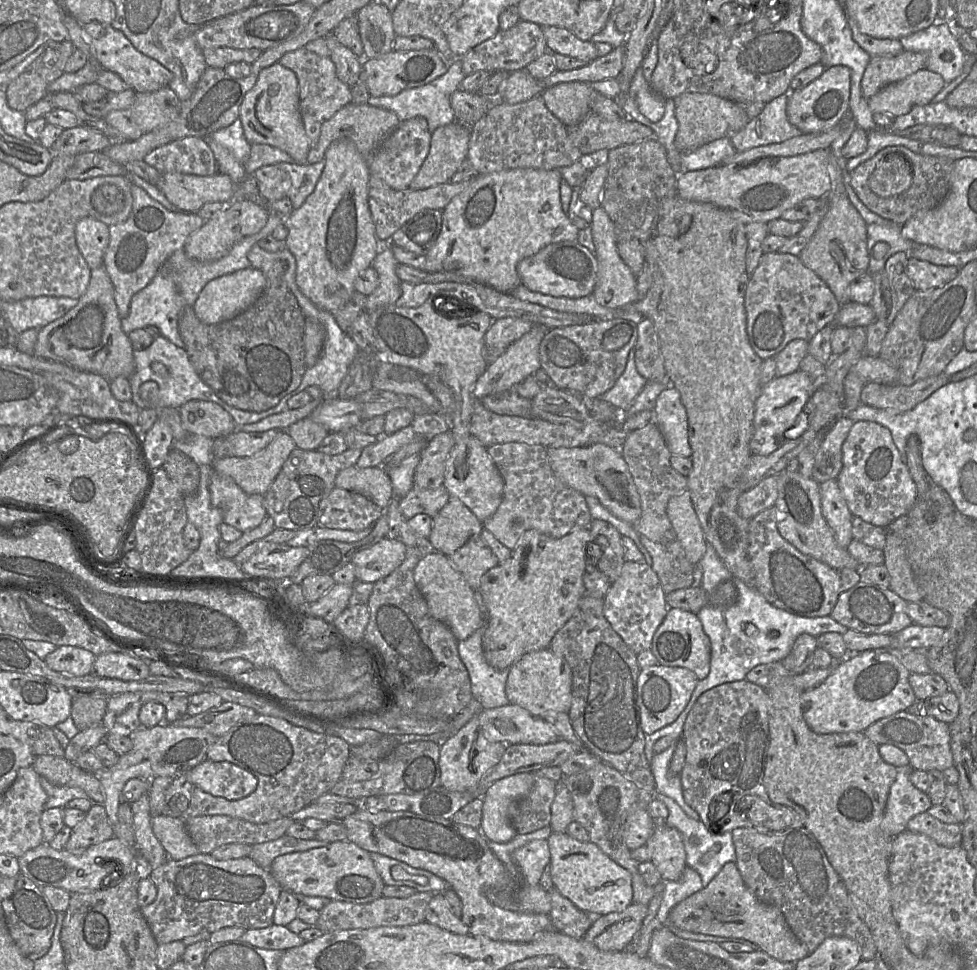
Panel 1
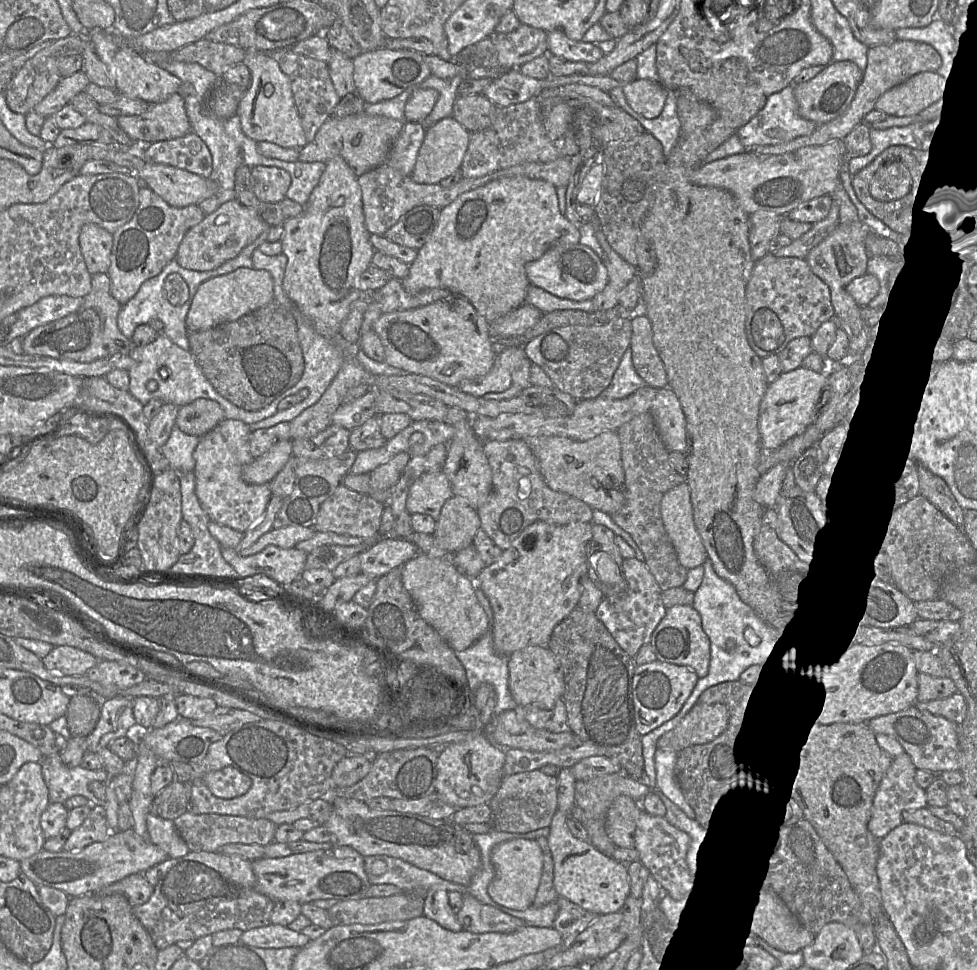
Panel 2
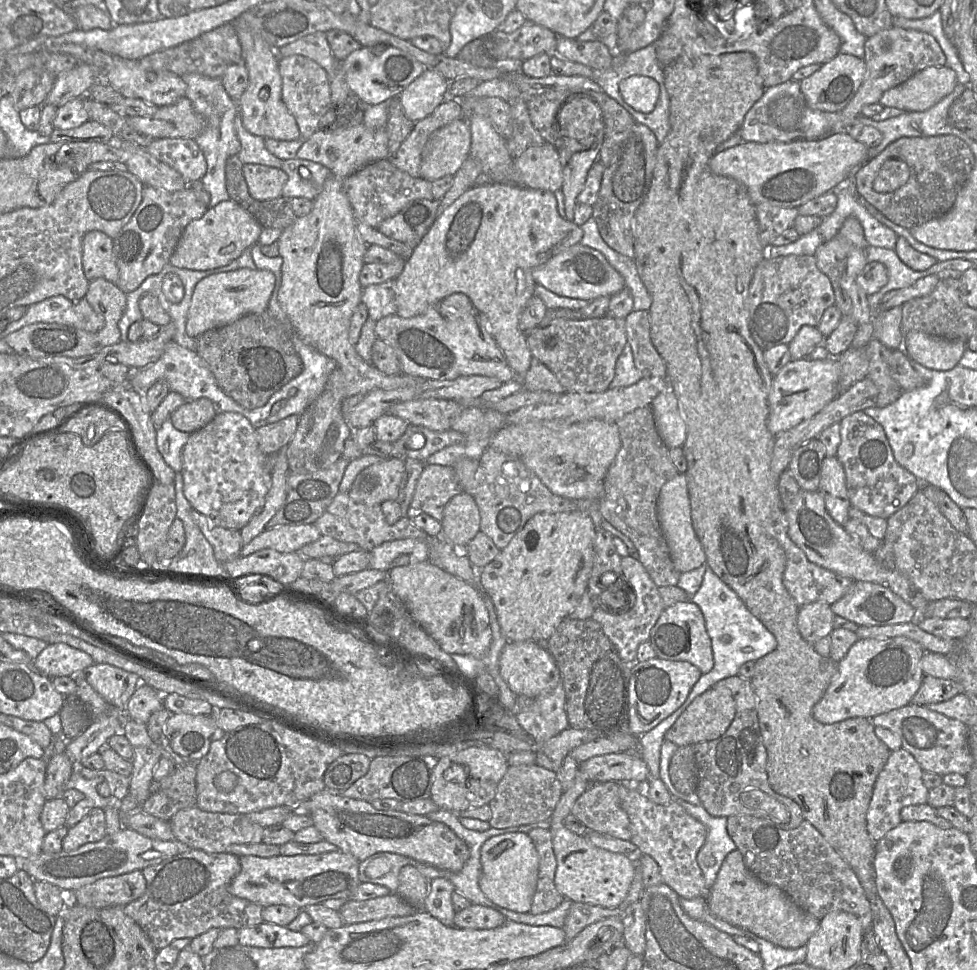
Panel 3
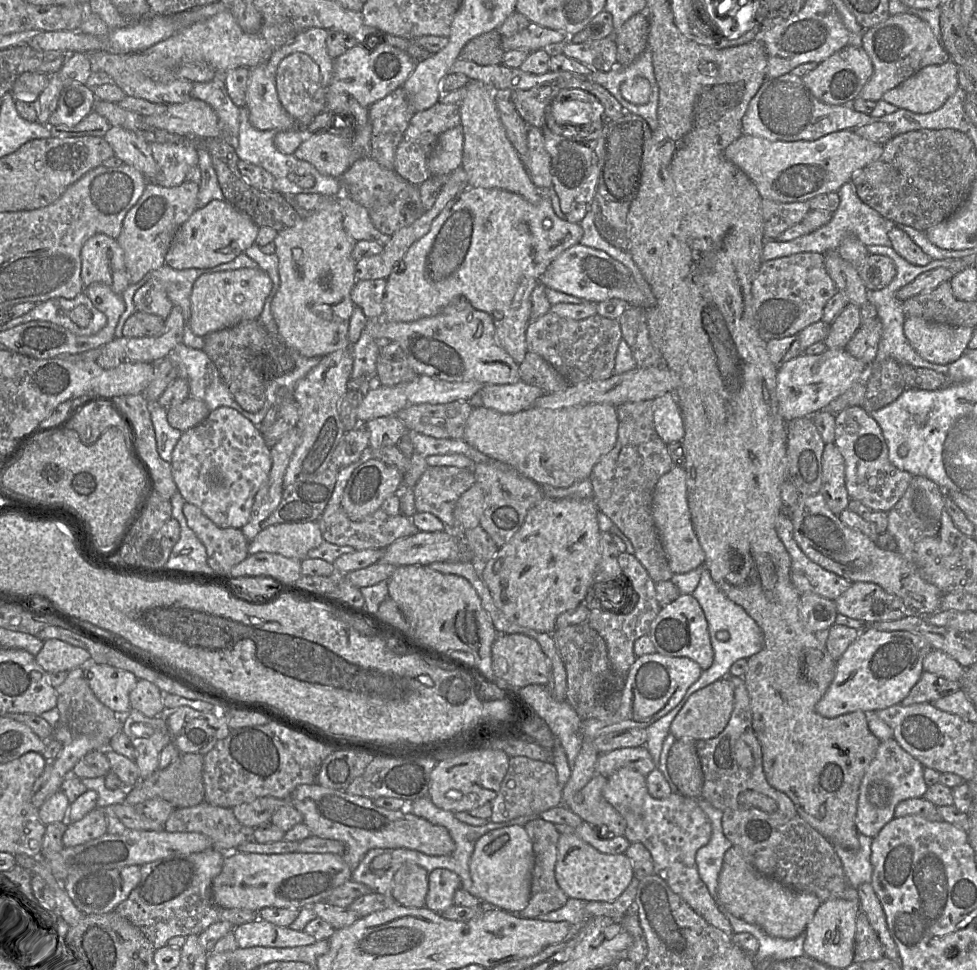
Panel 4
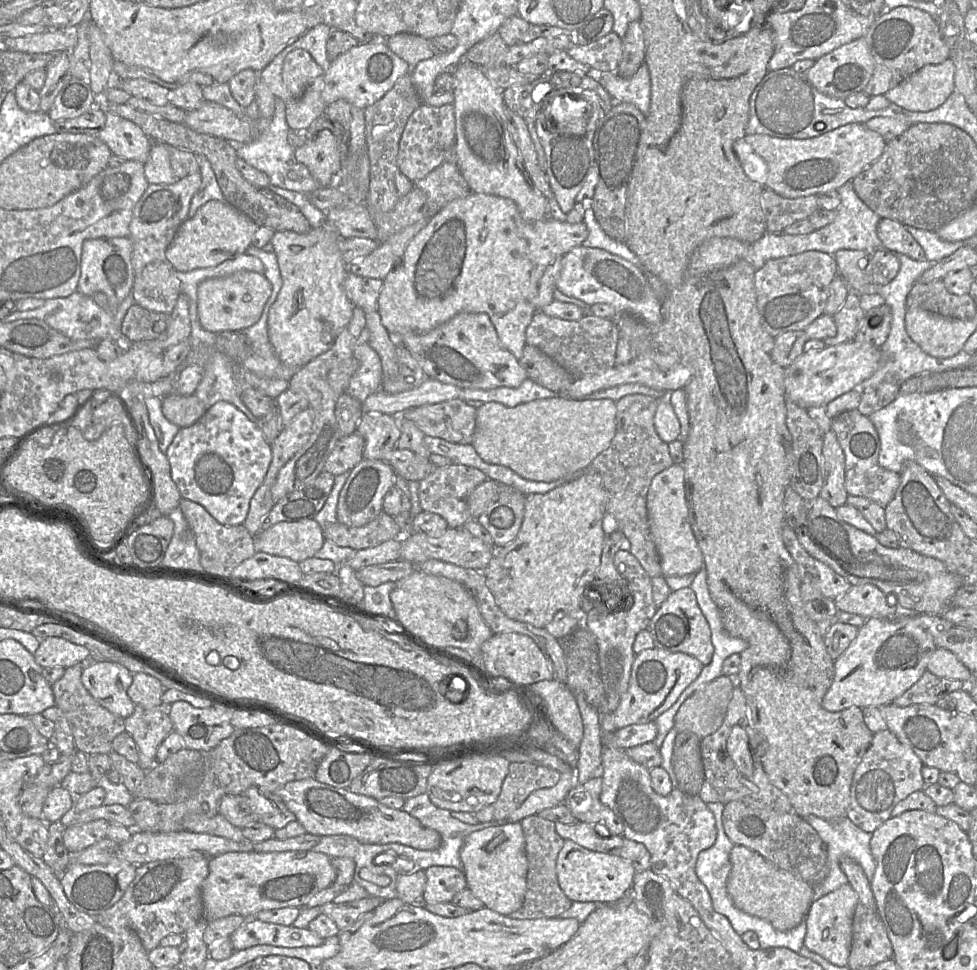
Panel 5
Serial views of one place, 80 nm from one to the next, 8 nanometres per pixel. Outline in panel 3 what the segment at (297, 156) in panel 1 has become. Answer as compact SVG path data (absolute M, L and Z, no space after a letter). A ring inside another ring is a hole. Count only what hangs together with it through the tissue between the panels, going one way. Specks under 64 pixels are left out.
M236 22L235 29L242 49L242 63L249 75L248 86L238 101L243 126L251 134L263 138L283 141L300 139L297 122L282 100L282 79L276 51L259 34L251 31L245 22Z

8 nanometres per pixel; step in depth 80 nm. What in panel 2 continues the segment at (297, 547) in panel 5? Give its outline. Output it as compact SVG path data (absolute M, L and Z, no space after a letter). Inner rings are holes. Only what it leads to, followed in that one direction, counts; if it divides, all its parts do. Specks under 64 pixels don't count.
M286 526L279 529L272 529L263 534L250 547L240 551L239 554L242 557L248 557L261 552L268 545L275 545L283 549L295 548L297 543L310 539L315 532L314 526Z

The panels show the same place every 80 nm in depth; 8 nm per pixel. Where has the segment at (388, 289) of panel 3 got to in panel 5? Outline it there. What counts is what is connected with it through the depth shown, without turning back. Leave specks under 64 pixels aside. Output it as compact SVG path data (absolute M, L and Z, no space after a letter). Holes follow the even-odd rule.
M348 270L344 281L344 290L354 307L361 308L365 313L378 311L378 299L383 281L381 279L361 277Z

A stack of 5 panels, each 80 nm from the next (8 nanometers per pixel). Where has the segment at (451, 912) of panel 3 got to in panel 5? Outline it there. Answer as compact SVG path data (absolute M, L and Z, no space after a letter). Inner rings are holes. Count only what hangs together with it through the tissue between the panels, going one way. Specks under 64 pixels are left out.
M431 866L425 870L426 886L422 904L449 903L467 887L464 872L455 867Z

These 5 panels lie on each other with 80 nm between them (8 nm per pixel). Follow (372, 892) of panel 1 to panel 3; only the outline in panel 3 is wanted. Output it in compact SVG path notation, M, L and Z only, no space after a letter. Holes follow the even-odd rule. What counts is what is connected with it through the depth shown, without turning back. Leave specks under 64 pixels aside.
M341 851L314 855L239 857L240 871L232 879L228 891L233 896L249 900L263 908L270 905L286 905L304 909L308 905L319 904L329 899L349 900L361 883L359 861Z

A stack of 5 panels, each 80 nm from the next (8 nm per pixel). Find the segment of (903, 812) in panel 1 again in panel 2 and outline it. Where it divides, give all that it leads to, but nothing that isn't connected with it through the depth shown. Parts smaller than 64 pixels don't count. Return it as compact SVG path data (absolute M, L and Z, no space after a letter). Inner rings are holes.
M906 752L893 758L875 793L868 822L868 830L876 839L883 839L890 831L903 823L903 811L917 810L928 806L926 791L915 780L916 770L917 768Z

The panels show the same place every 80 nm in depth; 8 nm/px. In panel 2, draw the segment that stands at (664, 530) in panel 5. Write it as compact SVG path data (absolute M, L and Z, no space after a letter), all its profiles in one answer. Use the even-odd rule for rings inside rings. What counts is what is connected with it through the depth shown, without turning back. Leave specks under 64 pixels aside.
M687 482L664 494L661 501L661 516L681 565L688 570L703 565L708 557L694 523L690 488Z

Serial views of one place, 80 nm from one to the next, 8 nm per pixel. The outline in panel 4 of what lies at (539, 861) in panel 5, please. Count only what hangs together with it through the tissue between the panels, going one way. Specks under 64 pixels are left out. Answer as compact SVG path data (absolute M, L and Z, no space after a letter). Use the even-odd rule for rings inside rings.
M539 817L534 818L524 825L533 846L534 868L532 871L530 898L528 905L518 915L523 919L537 919L562 908L567 900L567 895L558 886L555 879L555 865L557 861L557 844L560 837L555 824L547 822Z

